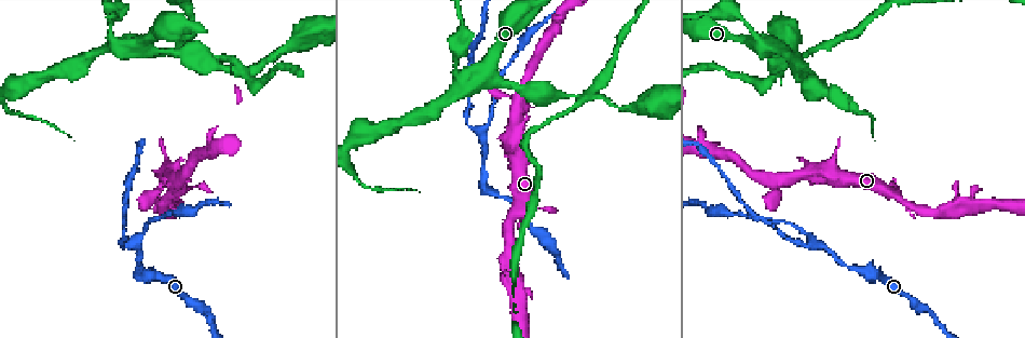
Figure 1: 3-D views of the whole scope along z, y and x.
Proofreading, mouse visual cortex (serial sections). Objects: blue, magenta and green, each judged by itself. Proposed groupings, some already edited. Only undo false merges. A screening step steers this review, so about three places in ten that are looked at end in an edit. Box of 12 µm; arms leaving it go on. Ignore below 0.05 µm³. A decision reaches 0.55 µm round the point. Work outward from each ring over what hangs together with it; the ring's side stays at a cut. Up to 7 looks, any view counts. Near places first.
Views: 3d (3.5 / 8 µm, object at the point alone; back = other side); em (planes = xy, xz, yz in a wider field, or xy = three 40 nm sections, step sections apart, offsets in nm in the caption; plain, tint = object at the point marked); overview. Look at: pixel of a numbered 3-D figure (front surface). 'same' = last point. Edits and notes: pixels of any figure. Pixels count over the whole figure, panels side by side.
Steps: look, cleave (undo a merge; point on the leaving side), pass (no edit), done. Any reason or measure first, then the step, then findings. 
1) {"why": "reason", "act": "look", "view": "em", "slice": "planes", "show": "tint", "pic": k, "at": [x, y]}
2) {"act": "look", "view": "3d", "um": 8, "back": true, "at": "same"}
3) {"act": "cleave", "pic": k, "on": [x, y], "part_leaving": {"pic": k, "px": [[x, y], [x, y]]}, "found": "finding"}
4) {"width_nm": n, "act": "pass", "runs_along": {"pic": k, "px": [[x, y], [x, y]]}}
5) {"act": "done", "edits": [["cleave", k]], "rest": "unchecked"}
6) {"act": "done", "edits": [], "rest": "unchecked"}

{"why": "sharp bend", "act": "look", "view": "3d", "um": 3.5, "pic": 1, "at": [483, 186]}

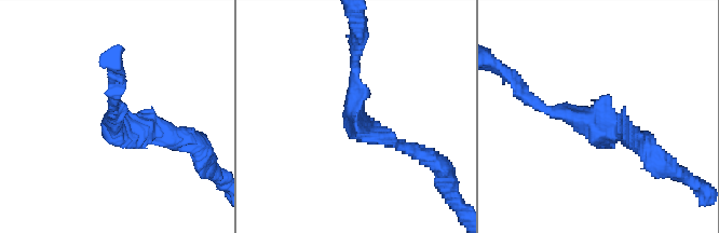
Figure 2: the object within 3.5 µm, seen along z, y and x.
{"why": "shape alone is not enough", "act": "look", "view": "em", "slice": "planes", "show": "tint", "pic": 2, "at": [595, 132]}

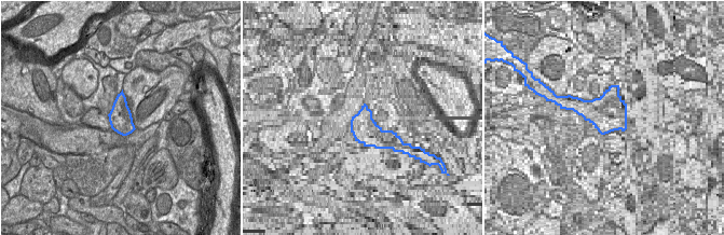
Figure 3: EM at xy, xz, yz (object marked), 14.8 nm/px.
{"act": "pass", "runs_along": {"pic": 2, "px": [[418, 152], [355, 122], [355, 55]]}, "found": "one cell here"}

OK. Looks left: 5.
{"why": "three arms meet", "act": "look", "view": "em", "slice": "xy", "step": 3, "show": "tint", "pic": 1, "at": [778, 178]}

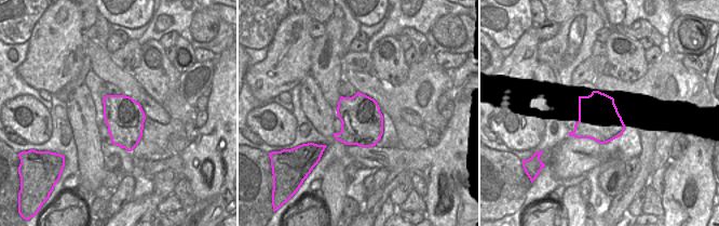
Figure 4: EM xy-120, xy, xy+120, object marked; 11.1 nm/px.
{"act": "look", "view": "3d", "um": 3.5, "back": true, "at": "same"}

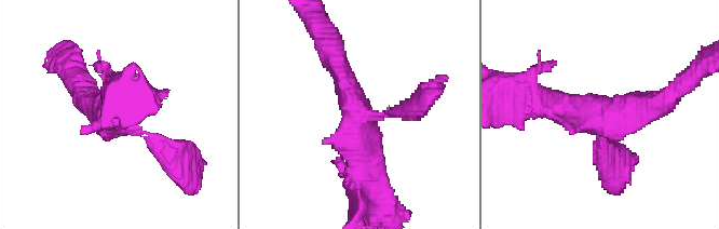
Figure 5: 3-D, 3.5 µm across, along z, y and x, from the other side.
{"act": "pass", "runs_along": {"pic": 5, "px": [[365, 183], [365, 130], [333, 53]]}, "found": "all the same cell"}

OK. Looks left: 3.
{"act": "look", "view": "3d", "um": 3.5, "back": true, "pic": 1, "at": [133, 246]}

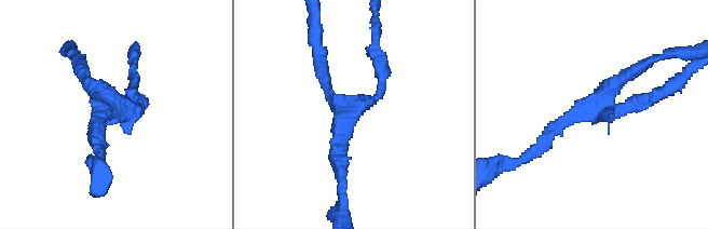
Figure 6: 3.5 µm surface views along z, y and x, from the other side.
{"act": "look", "view": "em", "slice": "xy", "step": 2, "show": "tint", "pic": 6, "at": [347, 116]}

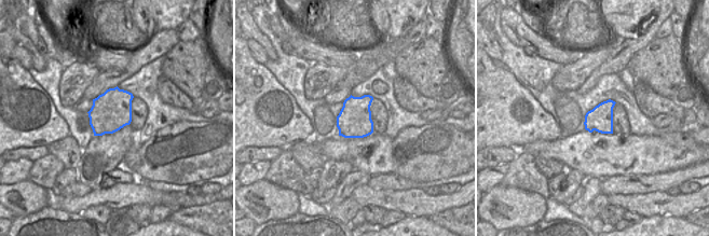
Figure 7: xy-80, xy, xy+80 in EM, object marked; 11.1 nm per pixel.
{"arms": 3, "act": "pass", "runs_along": {"pic": 6, "px": [[536, 150], [639, 67]]}, "found": "one cell here"}

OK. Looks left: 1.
{"act": "done", "edits": [], "rest": "unchecked"}

